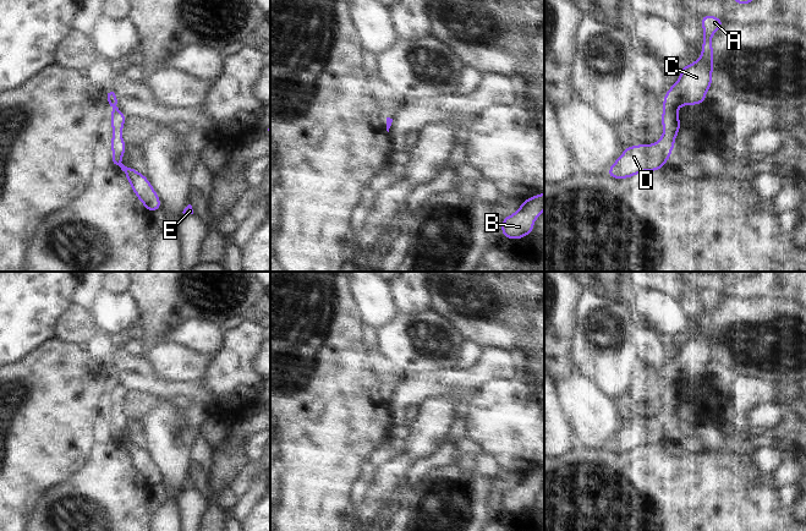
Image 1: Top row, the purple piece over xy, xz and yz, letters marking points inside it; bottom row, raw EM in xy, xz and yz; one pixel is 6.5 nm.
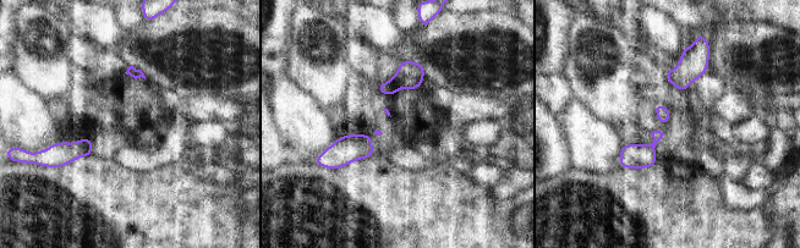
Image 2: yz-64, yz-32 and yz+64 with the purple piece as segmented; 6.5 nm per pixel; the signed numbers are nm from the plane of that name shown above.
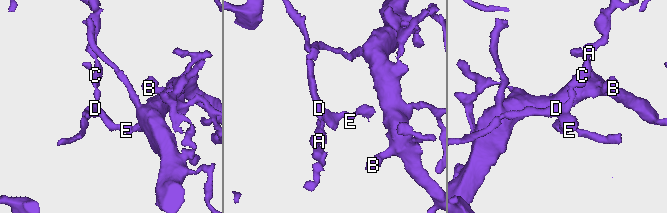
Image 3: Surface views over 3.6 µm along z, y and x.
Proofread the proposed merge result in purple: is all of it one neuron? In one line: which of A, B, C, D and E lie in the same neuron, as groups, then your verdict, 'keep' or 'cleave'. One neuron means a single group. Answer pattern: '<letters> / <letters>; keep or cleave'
A B C / D E; cleave

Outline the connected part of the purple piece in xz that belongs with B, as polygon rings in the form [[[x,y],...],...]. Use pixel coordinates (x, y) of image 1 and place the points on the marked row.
[[[544,192],[521,202],[521,207],[501,219],[501,237],[520,240],[533,232],[533,224],[544,210]]]

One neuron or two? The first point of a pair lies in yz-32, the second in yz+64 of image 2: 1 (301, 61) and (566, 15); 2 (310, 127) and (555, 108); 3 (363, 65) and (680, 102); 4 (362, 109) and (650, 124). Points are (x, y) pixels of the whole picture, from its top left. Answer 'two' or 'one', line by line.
1: two
2: two
3: one
4: one

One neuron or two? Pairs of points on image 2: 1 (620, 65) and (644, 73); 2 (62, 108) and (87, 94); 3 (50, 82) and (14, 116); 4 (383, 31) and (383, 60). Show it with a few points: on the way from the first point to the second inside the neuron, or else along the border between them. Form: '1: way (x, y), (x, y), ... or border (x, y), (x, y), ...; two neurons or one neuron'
1: border (635, 44), (631, 51), (631, 80); two neurons
2: border (65, 100), (69, 106), (69, 114), (72, 117); two neurons
3: border (16, 76), (48, 103); two neurons
4: border (384, 51), (394, 54); two neurons

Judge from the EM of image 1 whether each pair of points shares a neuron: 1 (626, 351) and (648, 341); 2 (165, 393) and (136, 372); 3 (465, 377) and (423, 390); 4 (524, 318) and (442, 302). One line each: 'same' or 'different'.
1: different
2: same
3: same
4: same

